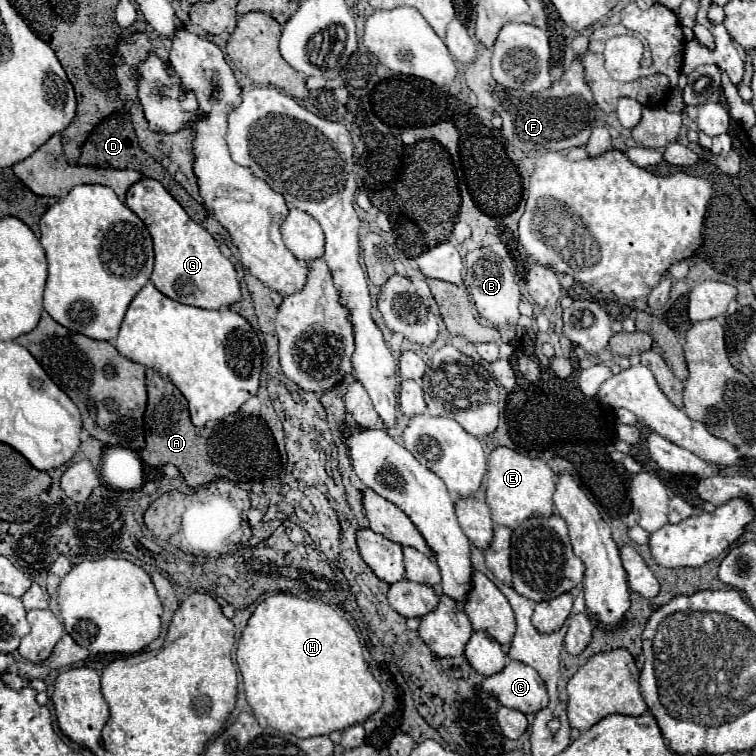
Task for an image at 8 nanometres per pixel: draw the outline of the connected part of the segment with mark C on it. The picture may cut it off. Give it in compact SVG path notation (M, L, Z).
M511 660L501 672L483 678L481 692L491 694L499 704L523 714L535 714L549 702L545 684L537 670L515 660Z

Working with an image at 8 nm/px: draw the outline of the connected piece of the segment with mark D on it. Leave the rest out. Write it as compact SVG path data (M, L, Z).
M127 110L123 112L115 112L111 116L107 116L105 120L101 120L97 124L97 128L91 132L91 136L87 138L81 156L79 156L79 164L83 166L103 166L103 168L133 168L137 172L141 172L145 178L155 178L159 182L163 182L163 186L167 190L171 190L171 194L175 194L175 198L179 198L179 204L187 210L187 214L191 214L191 218L195 218L195 222L203 222L207 218L207 210L195 202L187 190L183 186L179 186L169 174L167 170L163 170L163 166L159 166L159 162L155 162L155 158L151 158L147 152L143 152L137 144L137 136L135 130L131 126L131 114Z

